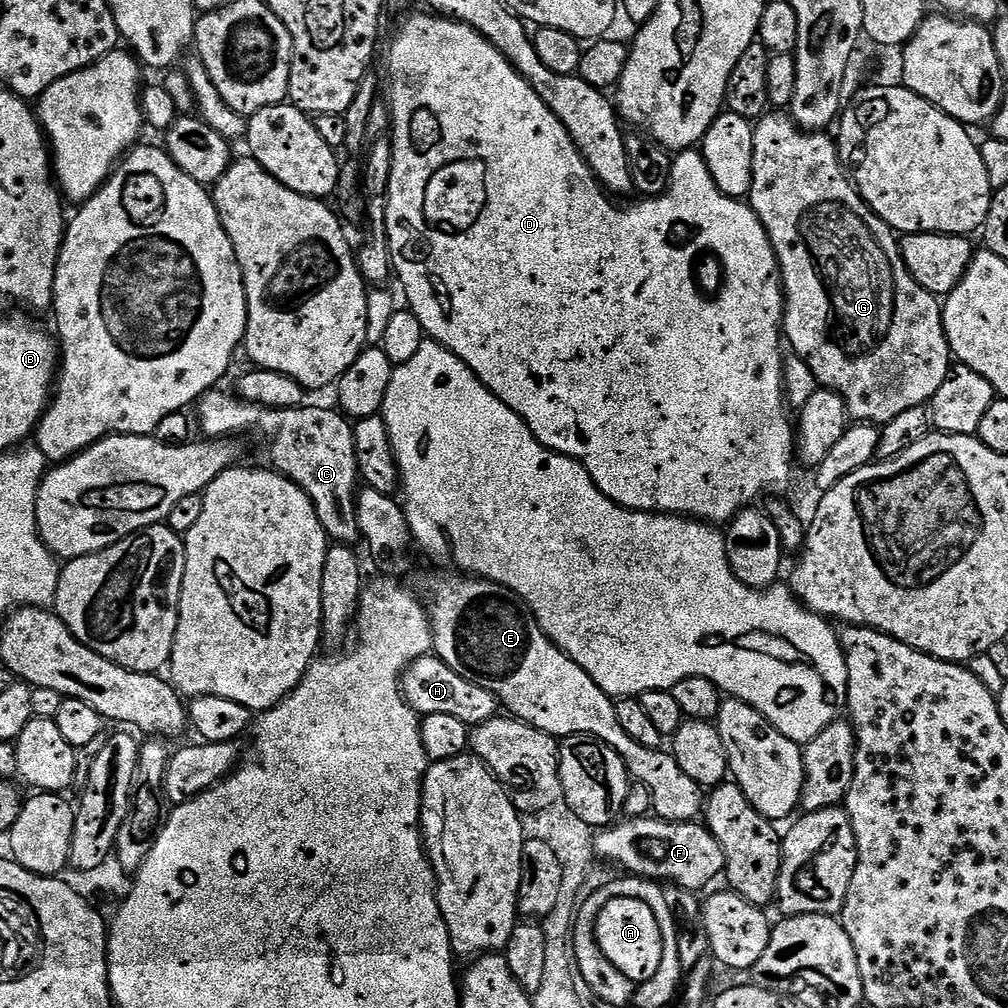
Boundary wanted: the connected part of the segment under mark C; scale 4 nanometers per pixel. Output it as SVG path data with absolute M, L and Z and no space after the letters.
M213 390L200 397L199 431L201 428L208 438L228 438L236 434L232 432L248 431L264 436L264 444L268 447L267 463L280 475L294 480L310 497L322 526L333 541L355 545L355 540L361 539L356 513L360 471L349 417L335 407L261 408L259 404L250 404L220 391Z

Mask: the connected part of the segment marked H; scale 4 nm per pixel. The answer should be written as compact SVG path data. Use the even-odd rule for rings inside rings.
M435 654L415 660L404 671L402 687L408 705L419 712L421 717L430 714L451 714L453 718L458 718L469 726L475 726L495 719L502 708L500 701L494 694L490 694L490 690L478 686L475 680L462 678L462 674L450 670L450 666L446 666L446 662Z

